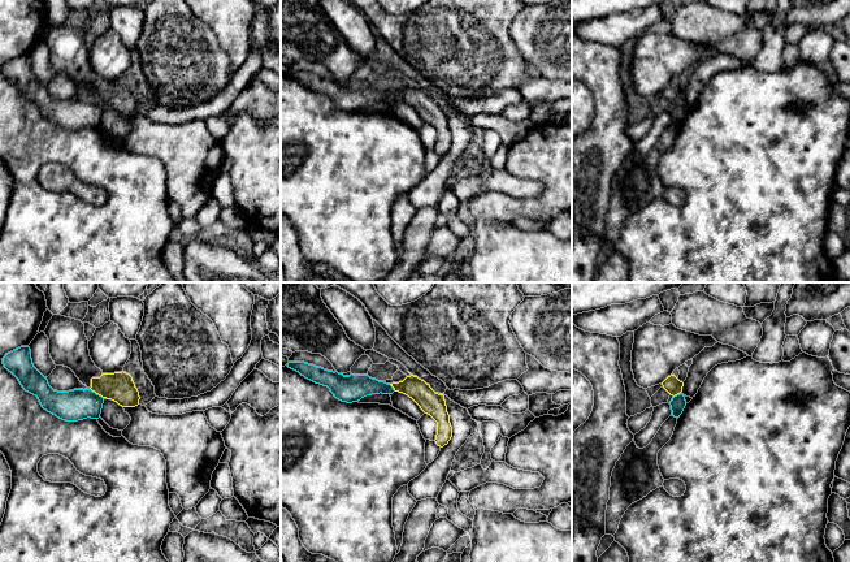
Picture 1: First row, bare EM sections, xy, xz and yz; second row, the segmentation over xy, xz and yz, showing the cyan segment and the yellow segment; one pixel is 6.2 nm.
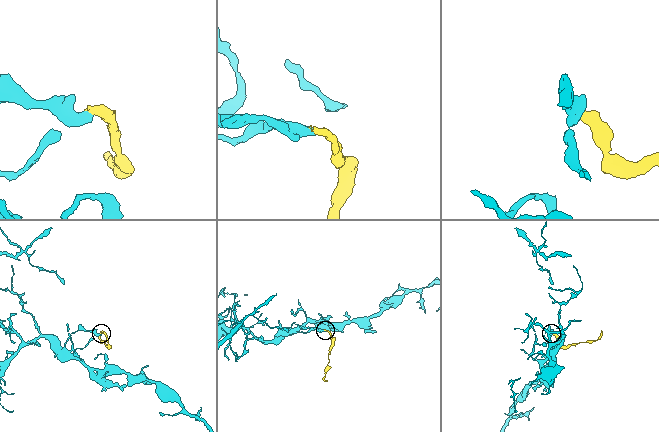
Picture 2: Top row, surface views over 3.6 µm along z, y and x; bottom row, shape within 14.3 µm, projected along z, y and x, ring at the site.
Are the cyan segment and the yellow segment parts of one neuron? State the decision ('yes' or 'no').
no

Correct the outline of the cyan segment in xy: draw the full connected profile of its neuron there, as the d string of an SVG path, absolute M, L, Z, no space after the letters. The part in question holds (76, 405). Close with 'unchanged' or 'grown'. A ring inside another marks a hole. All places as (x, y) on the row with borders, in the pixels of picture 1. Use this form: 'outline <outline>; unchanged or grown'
outline M29 346L5 354L3 364L18 379L26 392L38 397L44 410L57 418L66 422L100 418L105 398L91 389L53 390L47 377L34 367Z; unchanged

